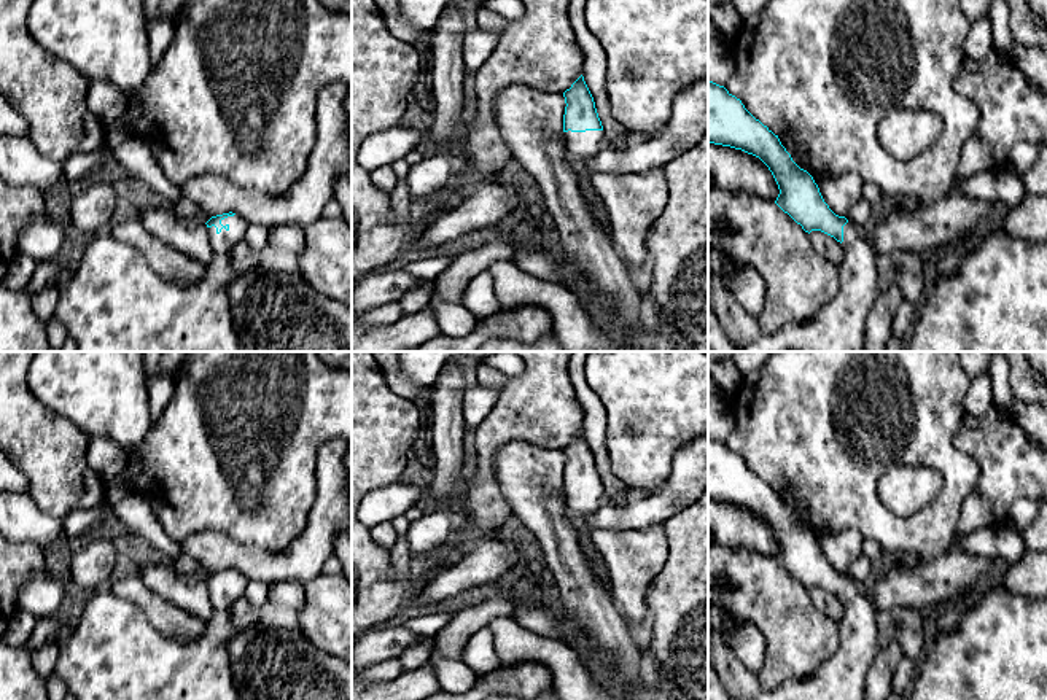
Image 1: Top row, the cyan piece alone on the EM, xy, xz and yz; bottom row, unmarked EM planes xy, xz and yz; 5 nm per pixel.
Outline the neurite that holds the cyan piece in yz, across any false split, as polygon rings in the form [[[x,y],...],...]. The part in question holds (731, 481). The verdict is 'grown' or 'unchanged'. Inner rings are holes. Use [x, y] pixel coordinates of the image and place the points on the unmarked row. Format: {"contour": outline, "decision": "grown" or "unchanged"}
{"contour": [[[708,438],[708,500],[759,514],[778,541],[775,560],[805,589],[821,587],[845,605],[835,654],[810,676],[788,678],[751,700],[866,700],[869,668],[880,651],[878,611],[867,579],[835,571],[813,533],[792,517],[778,492],[756,476],[740,455],[713,438]]], "decision": "grown"}

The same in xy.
{"contour": [[[229,568],[212,573],[205,581],[213,612],[205,619],[202,636],[193,643],[161,633],[137,605],[118,598],[108,585],[99,587],[86,603],[76,627],[59,641],[59,659],[53,676],[59,678],[76,700],[239,700],[226,644],[237,632],[229,611],[243,597],[248,579]]], "decision": "grown"}

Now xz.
{"contour": [[[581,431],[563,449],[563,501],[570,515],[590,517],[605,503],[603,482],[598,474],[594,453]]], "decision": "grown"}

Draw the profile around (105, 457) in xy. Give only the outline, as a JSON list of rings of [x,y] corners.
[[[91,436],[86,458],[103,482],[115,479],[123,469],[121,447],[105,436]]]

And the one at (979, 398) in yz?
[[[982,374],[971,380],[964,396],[964,412],[967,415],[982,415],[994,406],[993,385],[988,374]]]

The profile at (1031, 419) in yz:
[[[1015,401],[1009,415],[1028,438],[1047,450],[1047,404],[1025,404]]]

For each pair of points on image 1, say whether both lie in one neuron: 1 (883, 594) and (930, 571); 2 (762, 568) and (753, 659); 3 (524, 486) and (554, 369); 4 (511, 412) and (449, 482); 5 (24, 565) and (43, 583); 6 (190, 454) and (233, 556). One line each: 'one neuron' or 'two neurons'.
1: one neuron
2: two neurons
3: two neurons
4: two neurons
5: two neurons
6: two neurons

